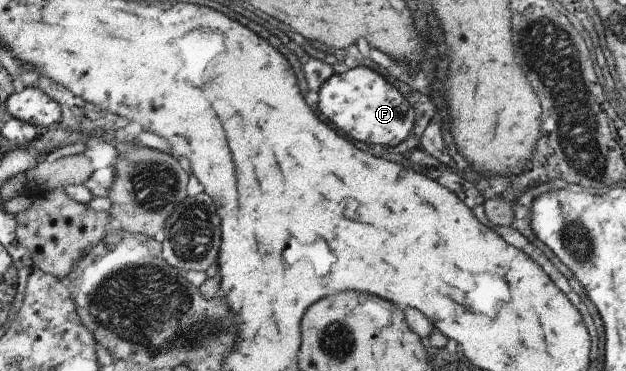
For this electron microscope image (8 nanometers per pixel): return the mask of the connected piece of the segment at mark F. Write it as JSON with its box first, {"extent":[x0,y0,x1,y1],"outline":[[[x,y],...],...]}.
{"extent":[319,67,415,149],"outline":[[[368,67],[352,68],[332,75],[319,91],[321,113],[351,139],[383,145],[390,149],[399,145],[411,133],[415,111],[409,101],[381,74]]]}

